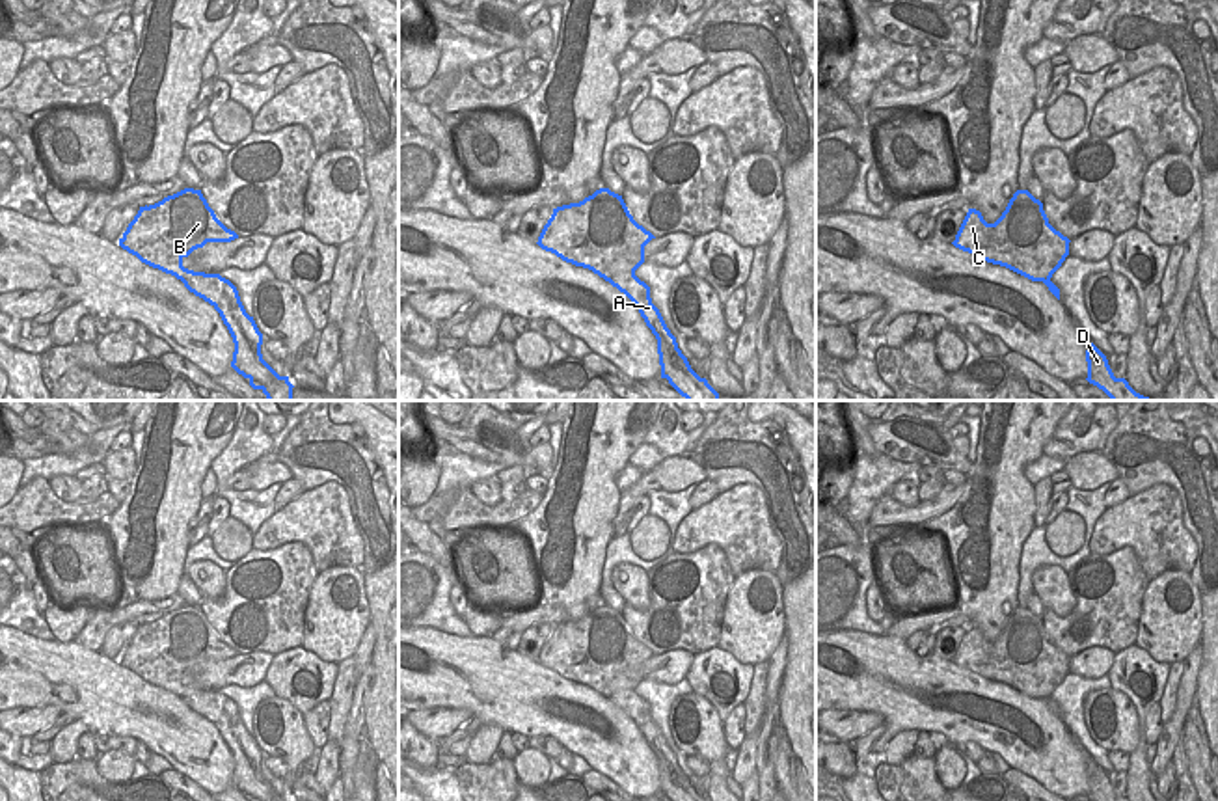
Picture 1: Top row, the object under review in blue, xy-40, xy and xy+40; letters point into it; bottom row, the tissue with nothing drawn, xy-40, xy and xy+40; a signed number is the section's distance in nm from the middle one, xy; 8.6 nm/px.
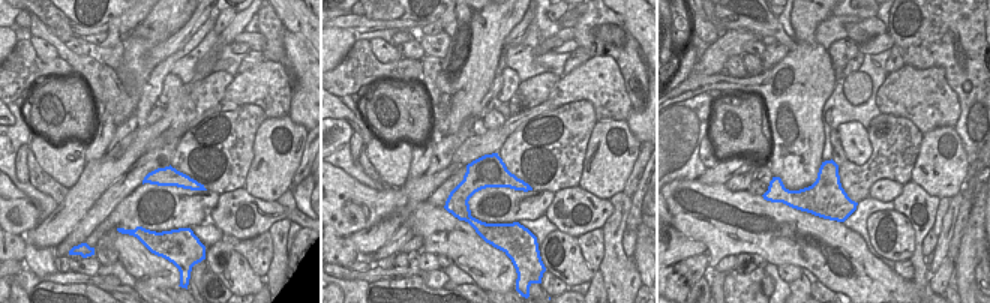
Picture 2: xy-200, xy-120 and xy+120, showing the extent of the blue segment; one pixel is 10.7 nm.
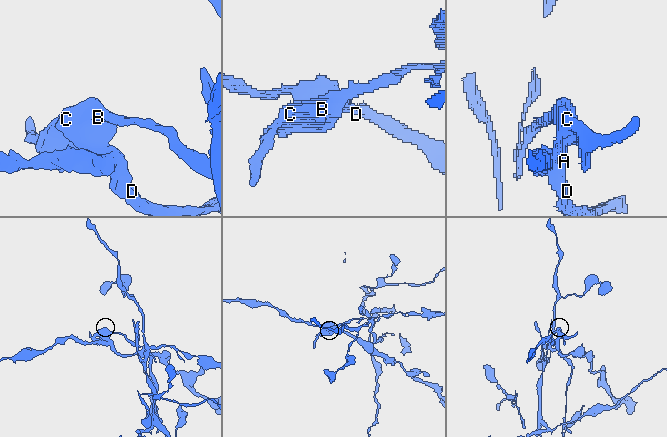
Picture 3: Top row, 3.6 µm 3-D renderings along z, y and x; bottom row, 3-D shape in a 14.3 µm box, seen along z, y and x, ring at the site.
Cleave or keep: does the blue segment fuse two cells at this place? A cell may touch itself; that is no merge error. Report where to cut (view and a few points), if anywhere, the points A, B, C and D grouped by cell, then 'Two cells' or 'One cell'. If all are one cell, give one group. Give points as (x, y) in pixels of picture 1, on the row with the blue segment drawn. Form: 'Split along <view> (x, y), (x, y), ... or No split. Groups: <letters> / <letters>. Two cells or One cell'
Split along xy (634, 272), (600, 276). Groups: A D / B C. Two cells

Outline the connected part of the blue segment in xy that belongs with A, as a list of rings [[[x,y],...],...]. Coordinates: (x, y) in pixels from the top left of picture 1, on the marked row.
[[[633,272],[616,276],[600,276],[624,292],[639,309],[646,326],[657,339],[657,354],[661,365],[661,378],[687,400],[719,400],[719,393],[700,378],[689,365],[687,358],[678,348],[676,337],[667,328],[659,309],[652,304],[650,287],[641,281]]]

